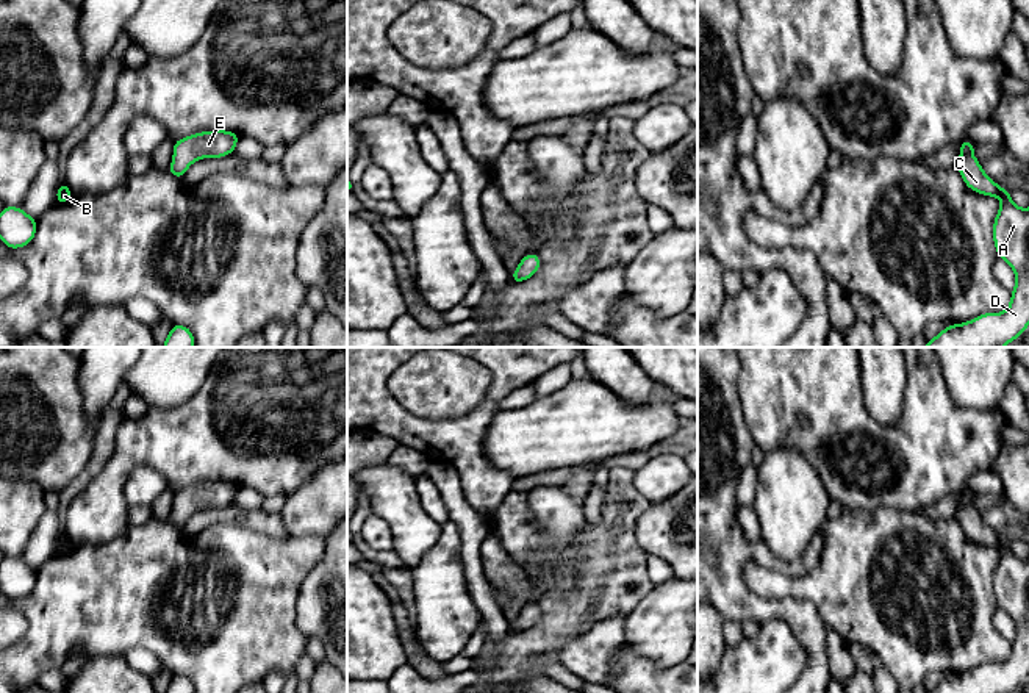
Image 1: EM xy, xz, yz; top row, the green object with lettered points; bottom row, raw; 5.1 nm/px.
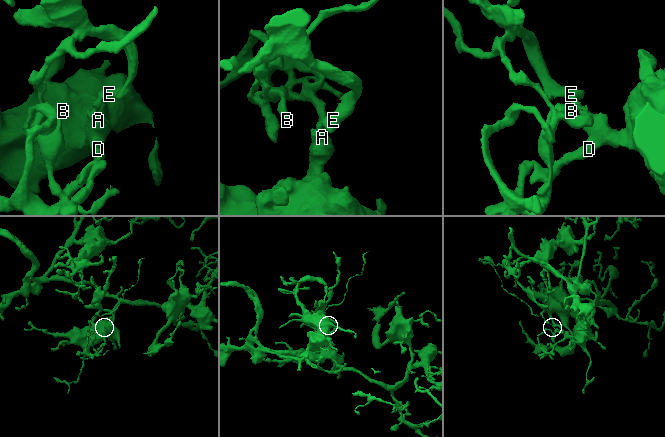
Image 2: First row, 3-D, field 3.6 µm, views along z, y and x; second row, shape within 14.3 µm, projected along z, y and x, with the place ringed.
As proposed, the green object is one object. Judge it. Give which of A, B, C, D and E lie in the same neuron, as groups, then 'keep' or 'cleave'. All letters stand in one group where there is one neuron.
groups A B C D E; keep

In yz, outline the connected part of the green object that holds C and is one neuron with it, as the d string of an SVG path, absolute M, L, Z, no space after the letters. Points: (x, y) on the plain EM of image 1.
M966 490L960 493L959 522L965 535L984 546L999 548L1002 555L993 573L993 591L998 607L1007 612L1016 627L1016 637L1010 641L1012 651L1004 663L984 663L965 674L952 674L927 693L1012 693L1023 685L1029 676L1029 558L1021 560L1010 549L1010 540L998 537L973 507L976 496Z

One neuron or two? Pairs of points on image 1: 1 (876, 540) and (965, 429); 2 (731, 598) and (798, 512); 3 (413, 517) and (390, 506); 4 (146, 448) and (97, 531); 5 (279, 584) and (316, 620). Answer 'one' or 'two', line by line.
1: two
2: two
3: one
4: one
5: two

